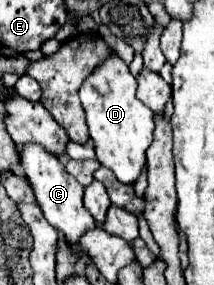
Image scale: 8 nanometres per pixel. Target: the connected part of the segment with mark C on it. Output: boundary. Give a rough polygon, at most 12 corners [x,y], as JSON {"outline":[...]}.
{"outline":[[18,146],[44,218],[78,250],[96,226],[84,188],[58,156]]}

